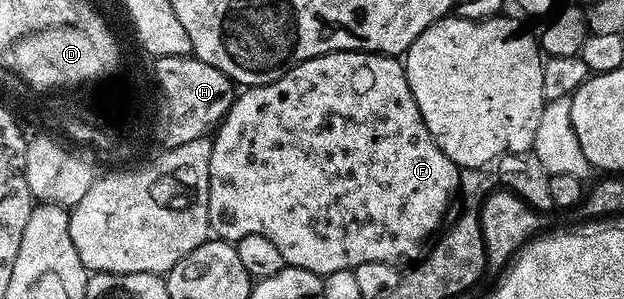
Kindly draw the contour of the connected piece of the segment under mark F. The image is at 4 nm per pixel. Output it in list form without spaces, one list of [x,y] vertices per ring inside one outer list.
[[[339,50],[306,60],[286,71],[278,80],[247,87],[243,93],[237,97],[212,138],[208,224],[217,239],[235,244],[246,236],[266,236],[266,240],[270,240],[270,244],[275,244],[278,252],[282,252],[285,266],[297,266],[321,276],[339,270],[355,270],[358,264],[367,261],[401,264],[400,262],[408,262],[411,258],[419,259],[425,253],[424,241],[441,229],[440,221],[448,210],[448,201],[452,194],[454,198],[457,193],[460,170],[449,160],[446,152],[438,148],[434,136],[430,136],[422,120],[422,112],[418,112],[414,92],[410,92],[404,64],[399,57],[367,54],[361,50]]]

